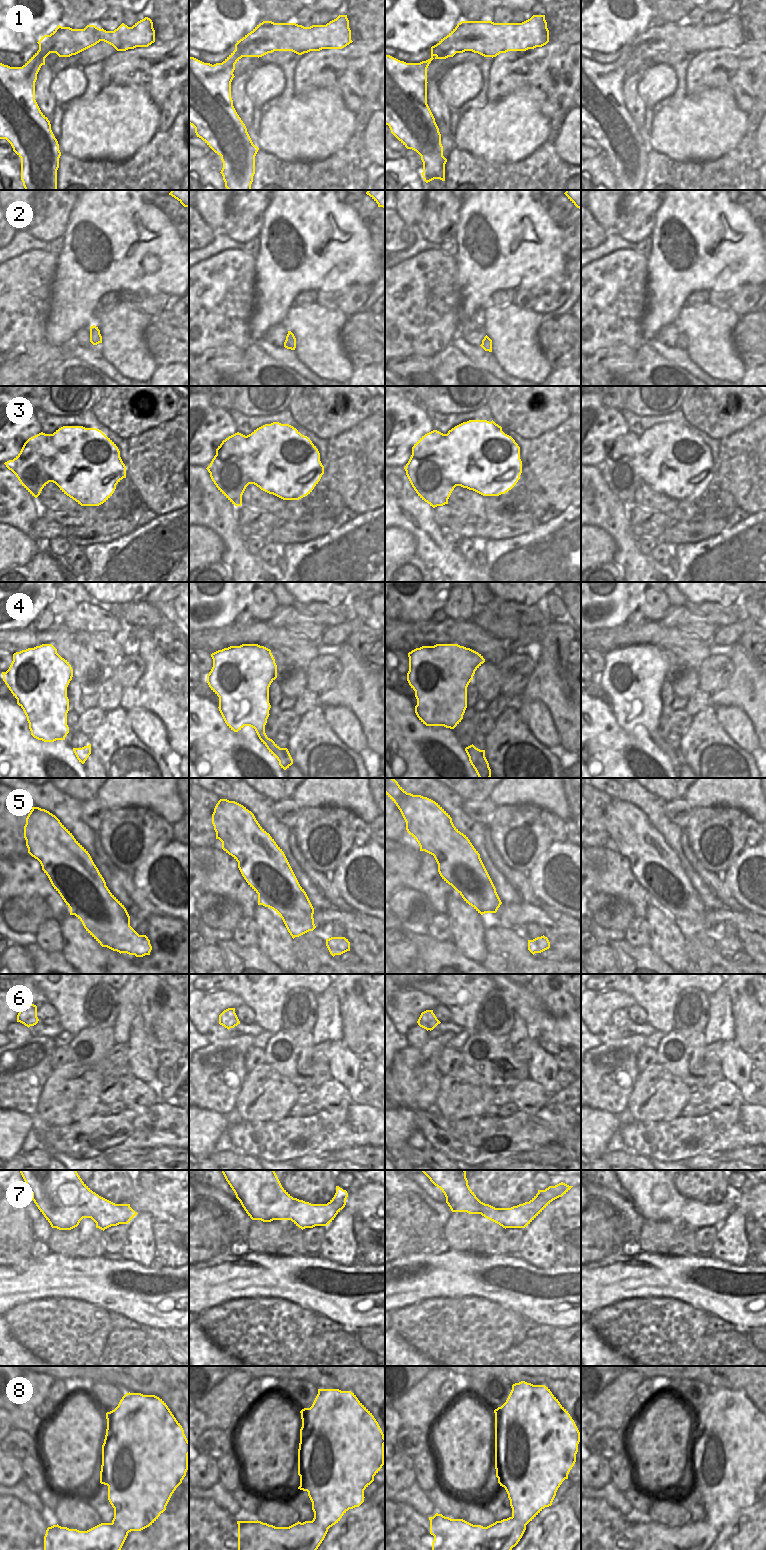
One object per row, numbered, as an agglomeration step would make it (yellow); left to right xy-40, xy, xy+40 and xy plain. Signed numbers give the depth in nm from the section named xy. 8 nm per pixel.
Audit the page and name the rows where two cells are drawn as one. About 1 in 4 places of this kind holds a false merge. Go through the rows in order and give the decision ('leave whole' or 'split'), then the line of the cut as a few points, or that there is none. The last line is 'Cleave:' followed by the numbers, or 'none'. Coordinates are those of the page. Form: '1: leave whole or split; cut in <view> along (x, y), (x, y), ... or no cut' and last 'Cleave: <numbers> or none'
1: leave whole; no cut
2: leave whole; no cut
3: split; cut in xy+40 along (514, 441), (494, 436), (505, 450), (466, 459), (457, 485)
4: leave whole; no cut
5: leave whole; no cut
6: leave whole; no cut
7: leave whole; no cut
8: split; cut in xy-40 along (111, 1523), (122, 1528), (127, 1533)
Cleave: 3, 8

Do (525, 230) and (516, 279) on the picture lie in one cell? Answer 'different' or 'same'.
same

